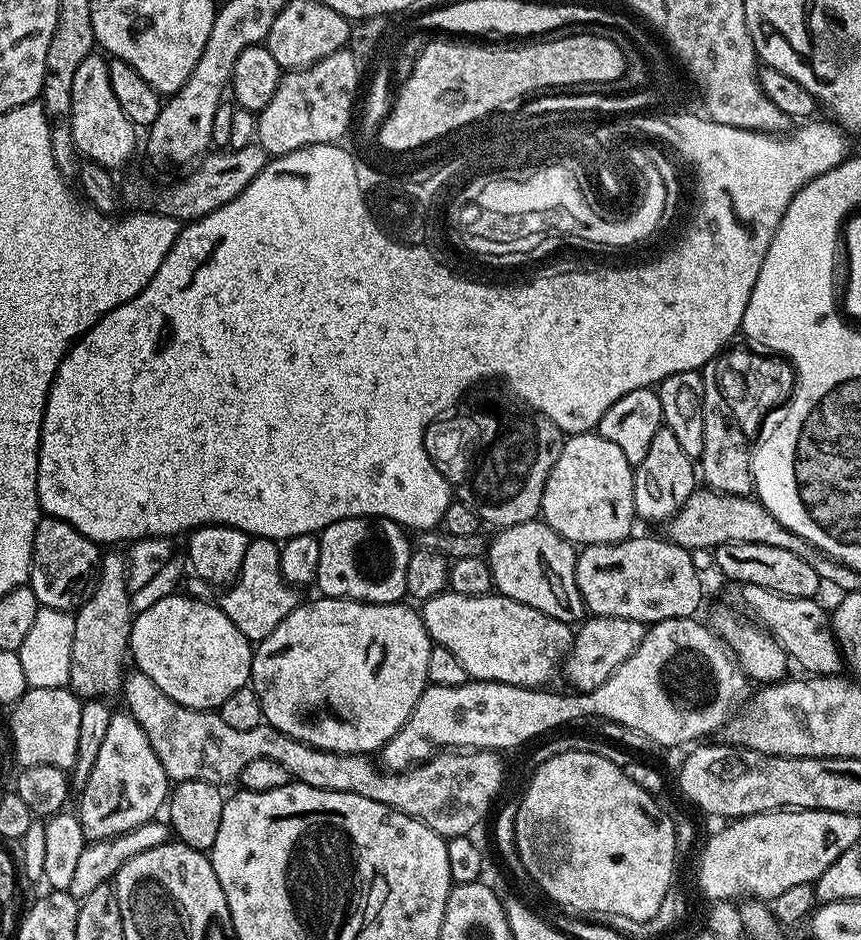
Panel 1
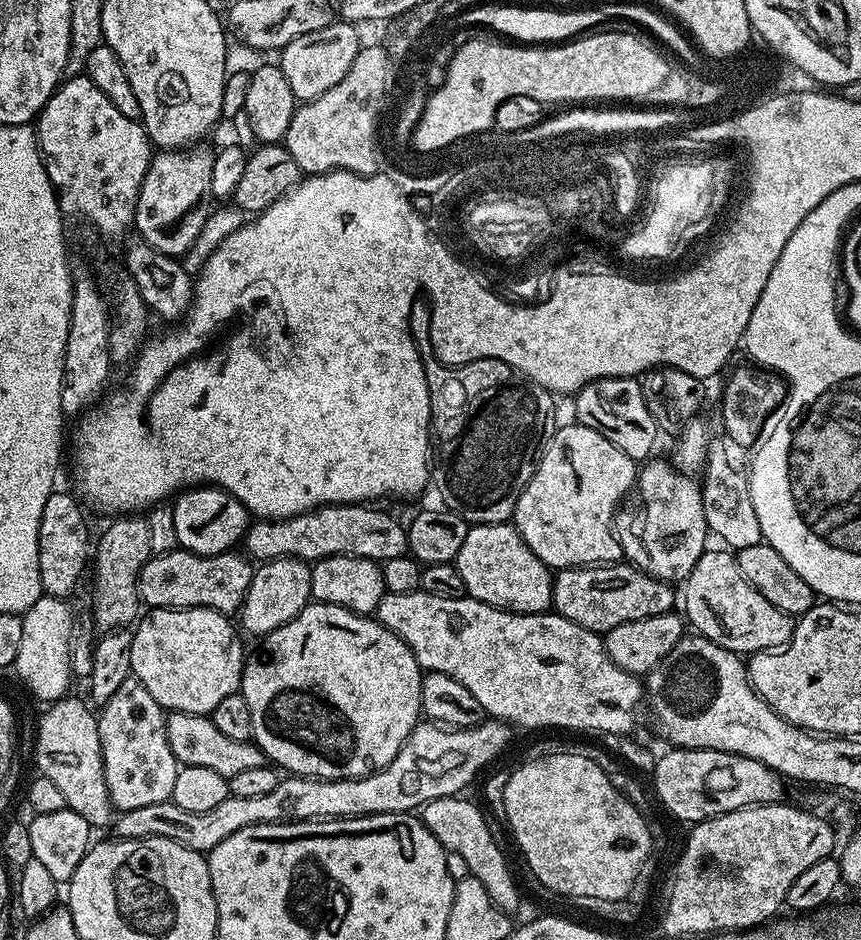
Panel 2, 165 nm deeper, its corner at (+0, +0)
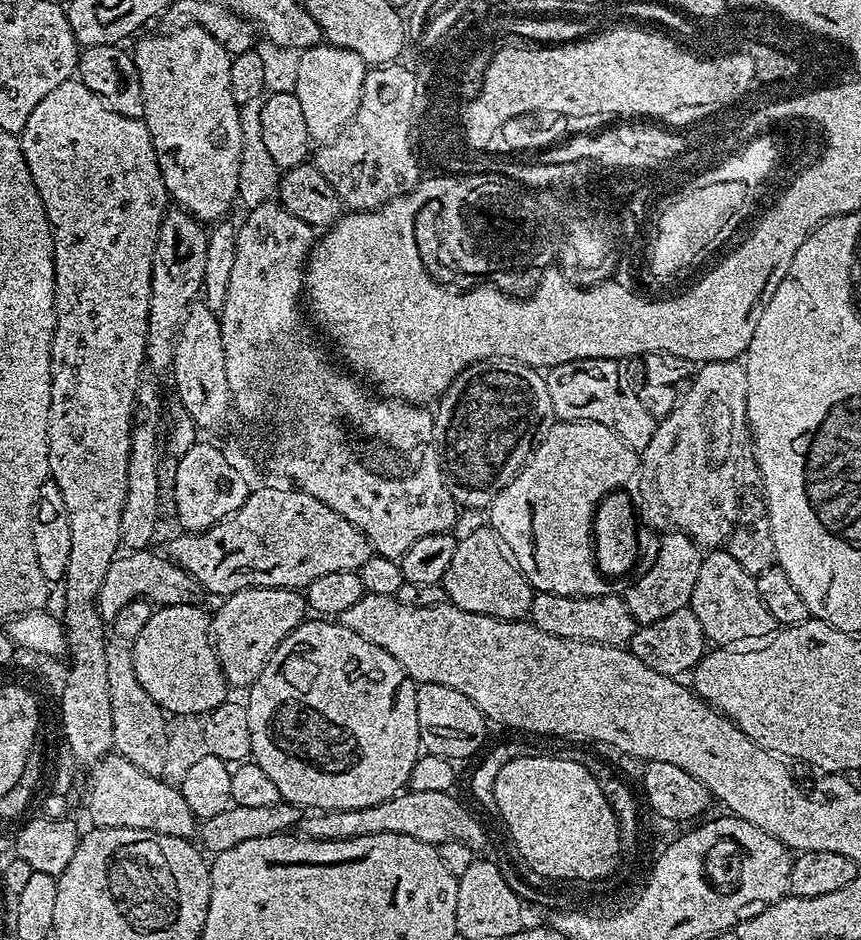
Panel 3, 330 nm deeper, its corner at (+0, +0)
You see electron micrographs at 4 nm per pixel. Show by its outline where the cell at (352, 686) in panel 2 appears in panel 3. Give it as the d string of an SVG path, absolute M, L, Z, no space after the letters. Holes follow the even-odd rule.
M308 618L299 624L285 640L272 651L272 657L264 663L262 674L247 689L246 707L250 718L250 742L252 743L251 759L270 777L270 782L278 786L281 797L289 804L303 806L308 810L354 810L374 806L378 802L386 802L386 798L396 796L405 791L408 779L417 760L422 755L420 731L418 730L418 702L416 701L417 681L402 670L402 666L386 650L374 646L374 642L366 642L362 634L354 634L354 630L332 618Z

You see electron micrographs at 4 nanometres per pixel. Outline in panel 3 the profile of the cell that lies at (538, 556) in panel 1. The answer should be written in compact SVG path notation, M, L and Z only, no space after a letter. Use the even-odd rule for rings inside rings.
M488 526L457 539L450 570L446 570L442 583L448 600L462 610L497 616L500 620L523 620L532 610L532 583L522 575L502 547L500 537Z

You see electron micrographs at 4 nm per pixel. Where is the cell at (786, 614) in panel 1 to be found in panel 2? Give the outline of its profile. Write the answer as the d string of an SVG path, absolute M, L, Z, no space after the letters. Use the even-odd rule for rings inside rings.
M720 546L714 548L705 550L694 570L690 570L688 579L683 581L683 615L687 623L691 627L693 624L696 627L693 629L710 642L737 654L771 652L783 648L792 637L793 617L766 602L766 598L762 598L762 594L758 594L758 590L744 580L731 551Z

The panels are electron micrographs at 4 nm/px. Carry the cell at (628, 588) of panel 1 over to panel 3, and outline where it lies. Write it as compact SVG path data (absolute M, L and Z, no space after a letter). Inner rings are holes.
M536 592L532 598L530 623L548 634L567 640L589 640L595 644L624 646L632 639L628 633L628 619L632 617L623 595L567 596L553 592Z

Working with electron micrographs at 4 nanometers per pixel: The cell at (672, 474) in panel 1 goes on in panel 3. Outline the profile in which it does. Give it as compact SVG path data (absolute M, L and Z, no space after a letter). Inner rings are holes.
M668 530L664 534L652 565L629 586L628 592L623 593L626 606L637 625L656 622L658 618L666 618L666 614L674 614L674 610L682 610L692 603L694 582L698 582L702 559L701 545L679 530Z

